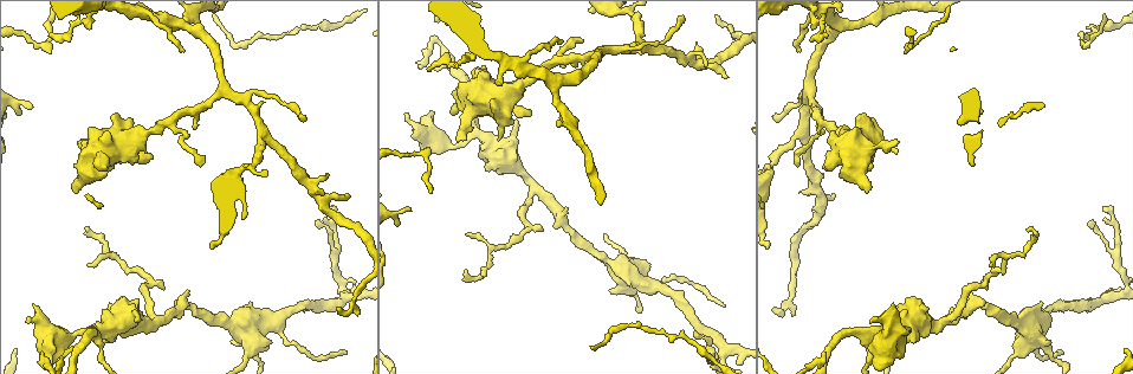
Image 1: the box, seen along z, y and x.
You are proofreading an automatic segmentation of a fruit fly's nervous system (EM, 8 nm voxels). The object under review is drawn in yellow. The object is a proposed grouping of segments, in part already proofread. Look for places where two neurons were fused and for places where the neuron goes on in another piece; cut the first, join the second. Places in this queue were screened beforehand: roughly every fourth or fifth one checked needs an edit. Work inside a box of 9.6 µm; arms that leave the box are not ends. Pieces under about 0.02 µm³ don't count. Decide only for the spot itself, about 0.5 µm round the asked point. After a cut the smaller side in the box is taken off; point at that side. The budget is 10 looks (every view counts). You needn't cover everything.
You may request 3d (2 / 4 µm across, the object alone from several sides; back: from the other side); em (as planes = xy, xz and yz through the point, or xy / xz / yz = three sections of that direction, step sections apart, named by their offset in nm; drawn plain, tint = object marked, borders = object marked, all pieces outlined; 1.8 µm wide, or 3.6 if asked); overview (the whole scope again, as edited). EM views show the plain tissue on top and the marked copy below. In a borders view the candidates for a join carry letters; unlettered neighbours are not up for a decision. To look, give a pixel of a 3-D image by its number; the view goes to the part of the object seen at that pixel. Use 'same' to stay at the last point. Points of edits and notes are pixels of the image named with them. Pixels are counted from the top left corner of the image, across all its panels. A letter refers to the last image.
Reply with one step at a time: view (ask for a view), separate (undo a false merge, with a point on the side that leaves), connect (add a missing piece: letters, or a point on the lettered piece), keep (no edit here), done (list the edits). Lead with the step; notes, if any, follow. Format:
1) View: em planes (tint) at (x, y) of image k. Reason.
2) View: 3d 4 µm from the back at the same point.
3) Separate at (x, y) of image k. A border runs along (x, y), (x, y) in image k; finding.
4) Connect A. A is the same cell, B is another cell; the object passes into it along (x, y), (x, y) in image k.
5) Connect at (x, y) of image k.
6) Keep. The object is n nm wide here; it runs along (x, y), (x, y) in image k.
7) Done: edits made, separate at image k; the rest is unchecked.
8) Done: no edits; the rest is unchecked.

View: 3d 2 µm at (603, 53) of image 1. Two arms at a narrow angle.

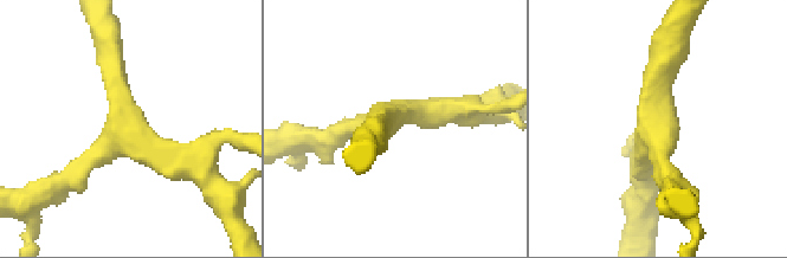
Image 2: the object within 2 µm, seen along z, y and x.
View: em planes (borders) at (653, 137) of image 2. Need the tissue.

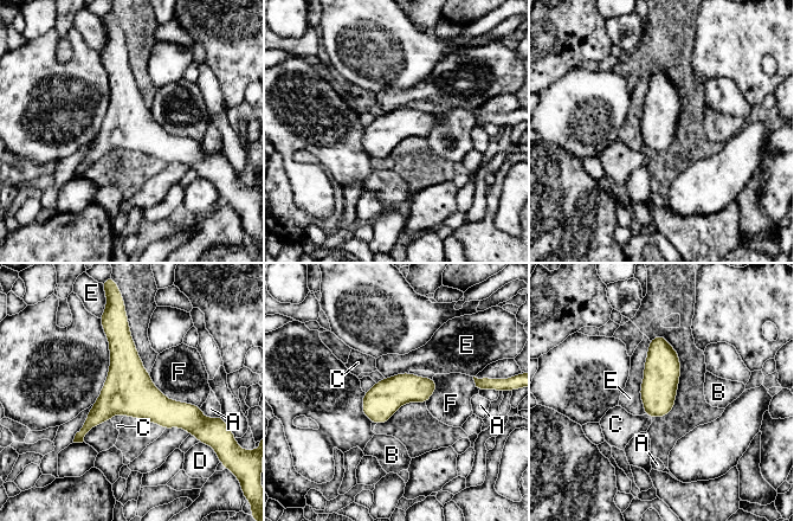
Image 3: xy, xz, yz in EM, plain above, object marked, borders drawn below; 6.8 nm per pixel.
Keep. The longest contact is with E, 500 nm; A, B, C, D, E and F are other cells; a border runs along (650, 341), (640, 386), (644, 413) in image 3; continuous, no second neuron.

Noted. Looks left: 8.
View: em 3.6 µm yz step 4 (tint) at (471, 123) of image 1. Sudden change in width.

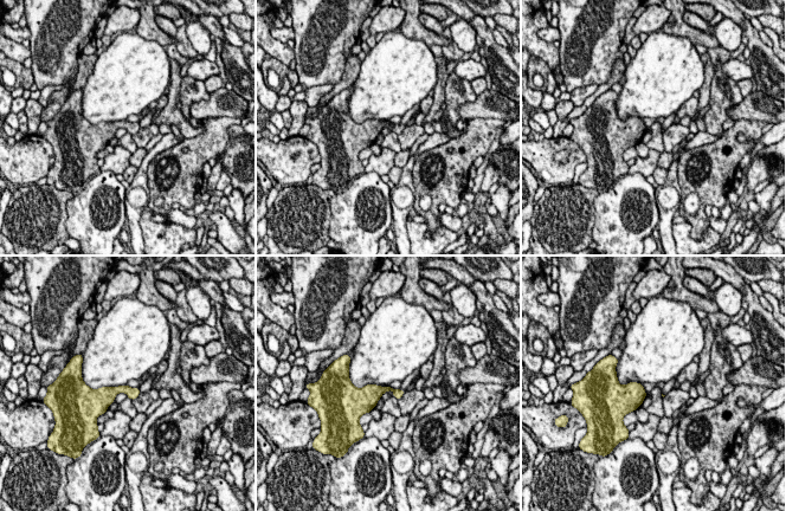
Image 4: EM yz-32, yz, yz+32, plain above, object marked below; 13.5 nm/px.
View: em 3.6 µm planes (borders) at the same point. Cut it another way.

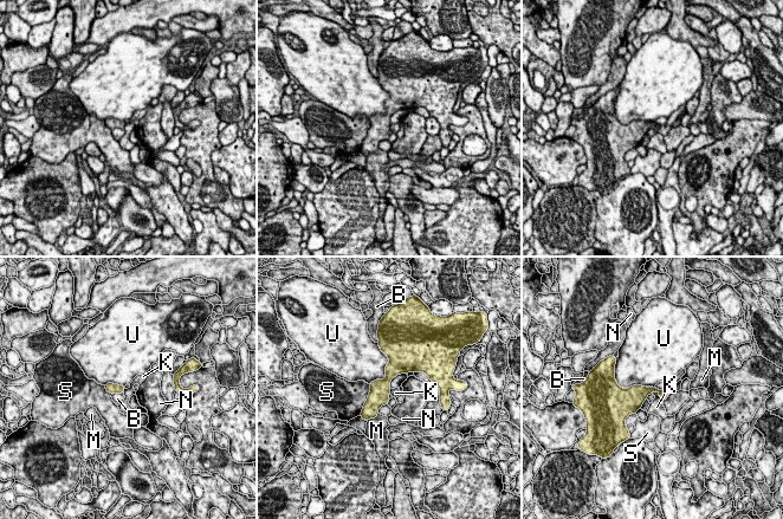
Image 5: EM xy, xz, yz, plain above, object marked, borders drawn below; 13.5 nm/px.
Keep. The longest contact is with U, 500 nm; B, K, M, N, S and U are other cells; it runs along (390, 355), (392, 371), (368, 415) in image 5; one neuron here.

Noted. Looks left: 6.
View: em planes (tint) at (86, 17) of image 1. Sudden change in width.

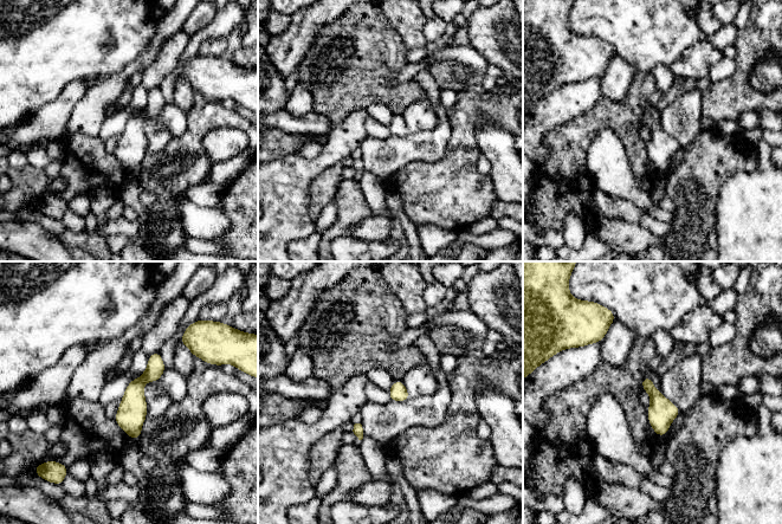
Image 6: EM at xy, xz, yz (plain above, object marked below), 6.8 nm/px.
View: em planes (borders) at the same point. See the neighbours.

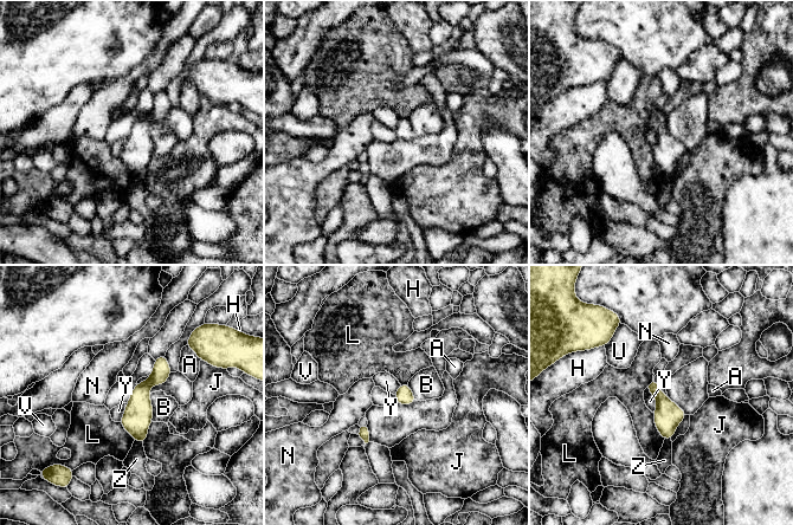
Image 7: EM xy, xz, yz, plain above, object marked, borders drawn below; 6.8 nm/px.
Keep. The object is 120 nm wide here; A, B, H, J, L, N, U, V, Y and Z are other cells; a border runs along (646, 387), (656, 400), (653, 412) in image 7; continuous, no second neuron.

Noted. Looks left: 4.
View: em planes (borders) at (833, 195) of image 1. An open end.

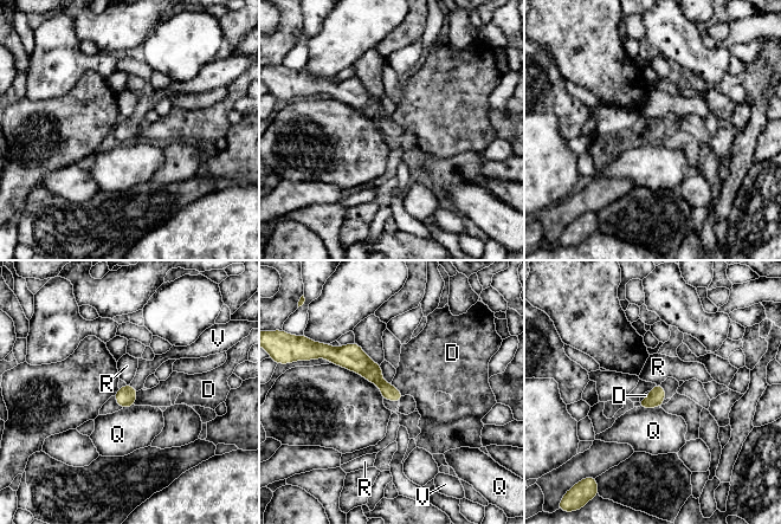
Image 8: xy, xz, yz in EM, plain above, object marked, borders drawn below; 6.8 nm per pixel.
Connect V. The object is 110 nm wide here; V is the same cell, D, Q and R are other cells; the object passes into it along (126, 396), (134, 387), (146, 368) in image 8; it goes on there.

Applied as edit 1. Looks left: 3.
Done: edits made, connect at image 8; the rest is unchecked.

